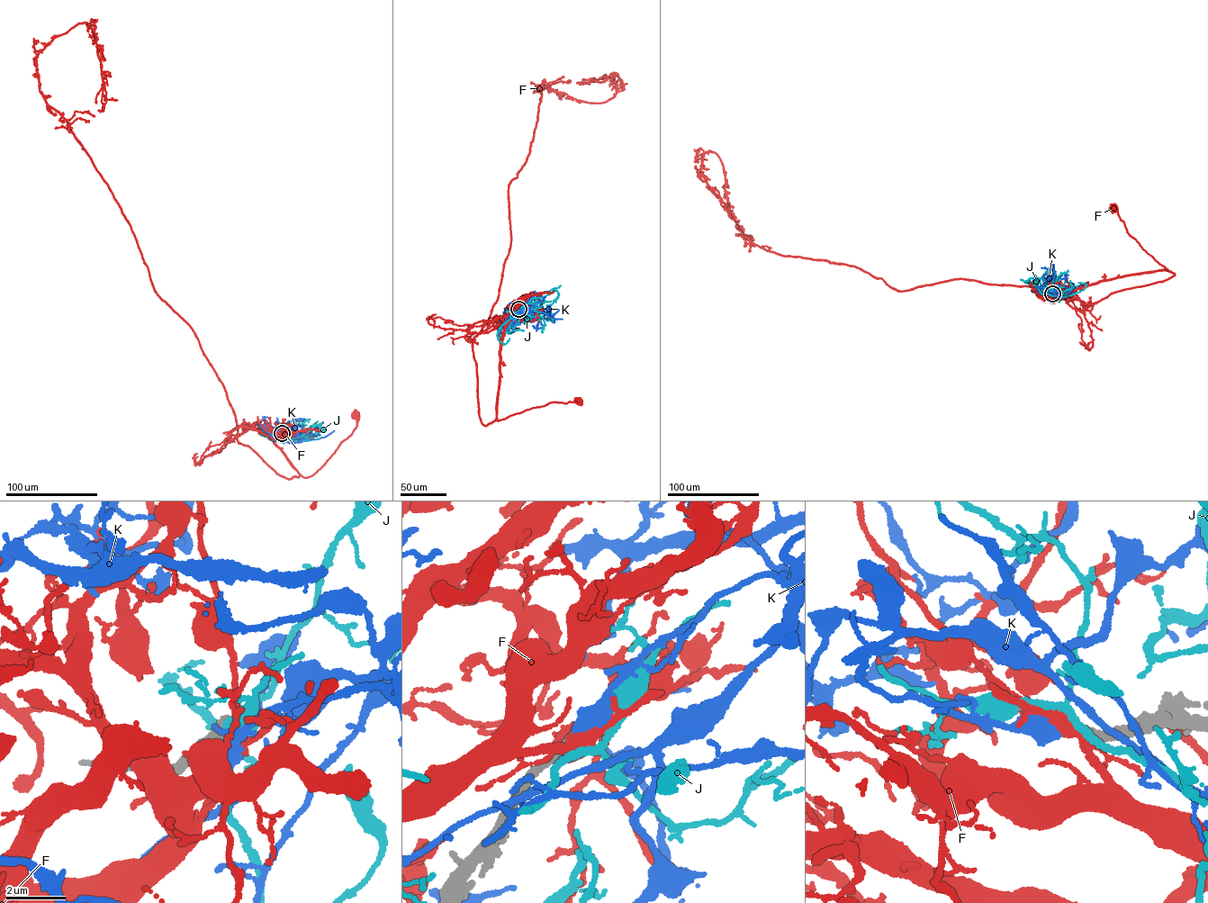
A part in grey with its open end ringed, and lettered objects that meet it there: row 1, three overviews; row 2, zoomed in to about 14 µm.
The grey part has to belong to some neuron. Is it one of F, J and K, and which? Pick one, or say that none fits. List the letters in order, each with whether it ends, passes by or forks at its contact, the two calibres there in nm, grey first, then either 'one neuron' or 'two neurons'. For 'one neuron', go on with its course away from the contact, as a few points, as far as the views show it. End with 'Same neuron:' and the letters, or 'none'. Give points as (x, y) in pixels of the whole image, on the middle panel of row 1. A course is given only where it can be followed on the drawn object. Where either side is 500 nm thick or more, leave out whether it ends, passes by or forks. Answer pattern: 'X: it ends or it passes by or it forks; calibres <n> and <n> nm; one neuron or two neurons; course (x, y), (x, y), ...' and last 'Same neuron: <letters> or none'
F: calibres 650 and 360 nm; two neurons
J: it passes by; calibres 460 and 440 nm; two neurons
K: calibres 600 and 700 nm; two neurons
Same neuron: none

